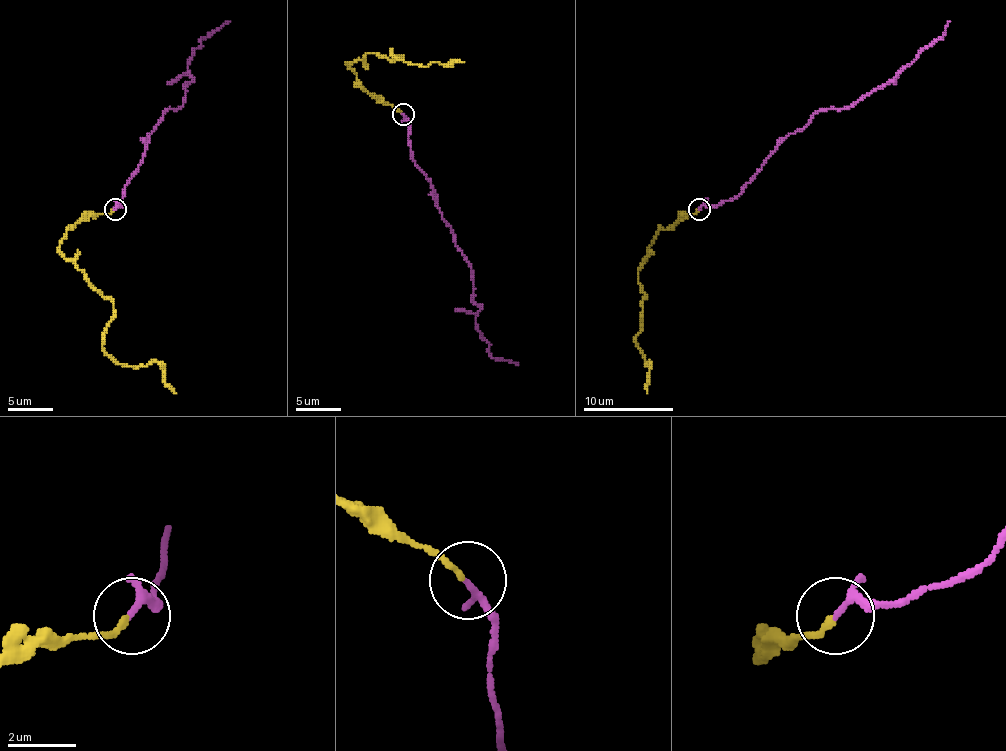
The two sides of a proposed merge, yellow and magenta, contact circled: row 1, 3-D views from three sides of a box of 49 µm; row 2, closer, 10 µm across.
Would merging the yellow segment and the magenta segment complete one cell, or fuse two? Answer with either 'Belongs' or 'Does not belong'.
Belongs

